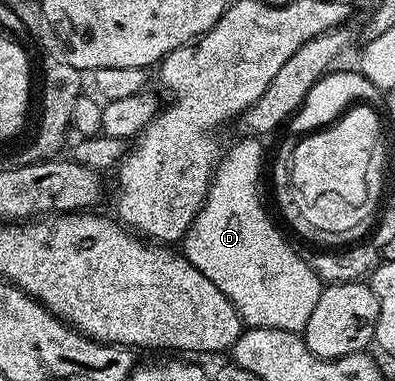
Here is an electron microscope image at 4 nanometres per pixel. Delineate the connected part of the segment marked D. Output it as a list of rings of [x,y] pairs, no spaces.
[[[246,139],[250,141],[238,142],[219,162],[214,172],[214,178],[210,180],[210,190],[206,196],[206,202],[202,205],[202,210],[196,215],[196,219],[192,223],[192,227],[188,230],[184,238],[184,255],[193,265],[198,268],[202,274],[208,279],[212,279],[212,283],[216,283],[216,287],[220,287],[220,291],[226,296],[236,307],[236,311],[242,316],[243,322],[247,326],[256,329],[283,329],[284,331],[292,331],[301,334],[308,323],[308,315],[312,315],[313,309],[316,307],[316,299],[320,299],[324,282],[315,275],[310,266],[309,260],[305,256],[301,257],[292,246],[286,242],[286,237],[270,222],[270,217],[266,214],[266,209],[262,206],[262,197],[258,194],[258,184],[262,181],[262,145],[261,140]]]

